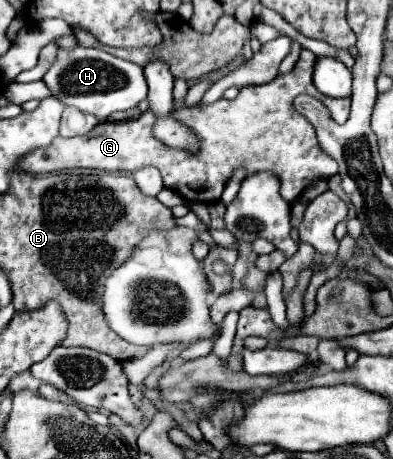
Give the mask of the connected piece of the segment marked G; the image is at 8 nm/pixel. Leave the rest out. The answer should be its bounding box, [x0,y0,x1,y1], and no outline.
[19,50,351,204]

